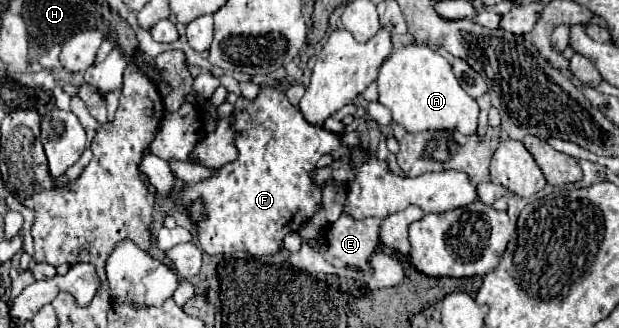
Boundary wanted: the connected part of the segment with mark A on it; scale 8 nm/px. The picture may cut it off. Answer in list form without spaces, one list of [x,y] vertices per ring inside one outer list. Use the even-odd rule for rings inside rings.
[[[425,43],[395,49],[379,69],[377,87],[379,103],[385,105],[393,119],[409,133],[427,129],[459,129],[463,135],[471,135],[477,131],[477,101],[461,89],[447,59]]]

